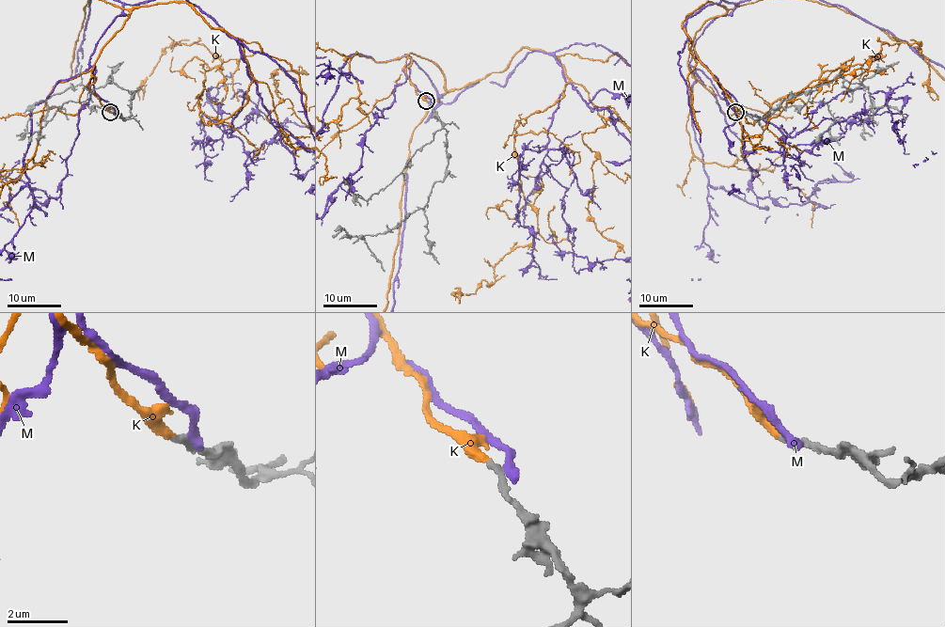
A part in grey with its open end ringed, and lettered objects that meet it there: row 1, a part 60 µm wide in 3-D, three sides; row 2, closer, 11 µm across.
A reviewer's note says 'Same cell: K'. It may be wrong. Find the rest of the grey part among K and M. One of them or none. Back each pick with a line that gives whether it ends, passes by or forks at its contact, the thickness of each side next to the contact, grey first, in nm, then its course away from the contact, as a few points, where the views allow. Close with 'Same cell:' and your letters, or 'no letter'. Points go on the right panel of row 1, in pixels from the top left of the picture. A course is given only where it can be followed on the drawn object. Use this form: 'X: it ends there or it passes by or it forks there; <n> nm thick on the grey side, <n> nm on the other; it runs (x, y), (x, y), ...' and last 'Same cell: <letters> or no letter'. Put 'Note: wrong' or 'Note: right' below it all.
K: it ends there; 200 nm thick on the grey side, 320 nm on the other
Same cell: K
Note: right

